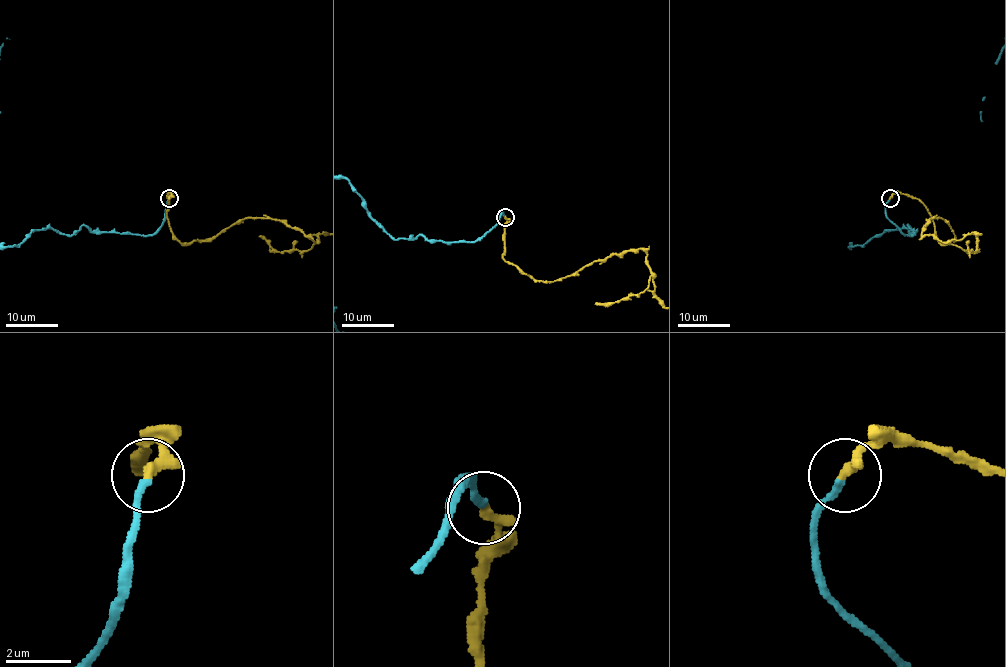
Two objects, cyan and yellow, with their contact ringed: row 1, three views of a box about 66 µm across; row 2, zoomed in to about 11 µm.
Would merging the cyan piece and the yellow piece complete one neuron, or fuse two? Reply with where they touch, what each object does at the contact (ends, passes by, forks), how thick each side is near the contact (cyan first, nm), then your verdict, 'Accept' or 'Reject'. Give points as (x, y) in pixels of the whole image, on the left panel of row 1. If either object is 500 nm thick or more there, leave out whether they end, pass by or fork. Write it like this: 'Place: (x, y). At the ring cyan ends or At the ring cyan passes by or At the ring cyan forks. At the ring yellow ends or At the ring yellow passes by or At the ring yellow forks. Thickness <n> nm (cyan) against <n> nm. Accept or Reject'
Place: (169, 198). At the ring cyan ends. At the ring yellow ends. Thickness 200 nm (cyan) against 340 nm. Accept

